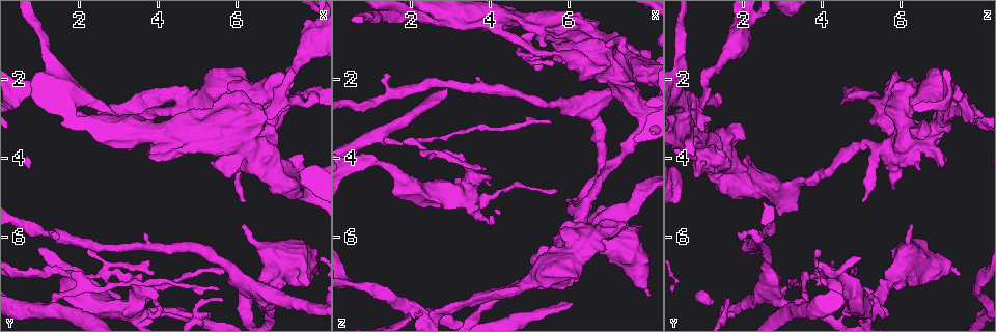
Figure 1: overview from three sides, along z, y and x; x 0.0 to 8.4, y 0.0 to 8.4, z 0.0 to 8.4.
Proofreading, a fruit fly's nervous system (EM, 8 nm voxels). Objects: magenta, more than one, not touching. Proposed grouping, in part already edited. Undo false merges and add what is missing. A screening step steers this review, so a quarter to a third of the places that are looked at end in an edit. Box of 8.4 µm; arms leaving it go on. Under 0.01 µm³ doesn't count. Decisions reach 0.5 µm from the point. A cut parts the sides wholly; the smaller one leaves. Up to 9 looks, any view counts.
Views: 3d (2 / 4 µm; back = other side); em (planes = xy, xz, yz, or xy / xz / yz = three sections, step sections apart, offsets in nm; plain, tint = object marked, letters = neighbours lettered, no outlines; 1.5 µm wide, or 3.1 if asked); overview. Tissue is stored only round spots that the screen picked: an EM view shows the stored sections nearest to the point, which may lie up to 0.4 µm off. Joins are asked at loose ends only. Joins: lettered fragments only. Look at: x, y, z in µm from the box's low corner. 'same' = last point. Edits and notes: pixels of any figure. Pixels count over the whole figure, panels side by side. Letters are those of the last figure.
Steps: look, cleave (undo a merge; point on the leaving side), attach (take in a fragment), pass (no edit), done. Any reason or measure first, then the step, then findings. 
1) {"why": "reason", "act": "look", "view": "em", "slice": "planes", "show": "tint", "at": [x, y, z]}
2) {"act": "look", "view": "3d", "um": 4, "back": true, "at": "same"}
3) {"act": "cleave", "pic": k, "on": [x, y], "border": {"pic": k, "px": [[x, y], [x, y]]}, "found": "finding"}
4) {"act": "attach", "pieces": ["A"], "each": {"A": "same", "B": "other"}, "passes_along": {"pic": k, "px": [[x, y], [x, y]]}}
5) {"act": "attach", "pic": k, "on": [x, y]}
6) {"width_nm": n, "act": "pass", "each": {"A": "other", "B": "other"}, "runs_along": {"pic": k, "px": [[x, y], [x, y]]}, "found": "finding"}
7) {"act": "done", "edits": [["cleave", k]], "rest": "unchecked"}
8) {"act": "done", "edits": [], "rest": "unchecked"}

{"why": "three-way junction", "act": "look", "view": "3d", "um": 4, "at": [6.60, 7.45, 2.85]}

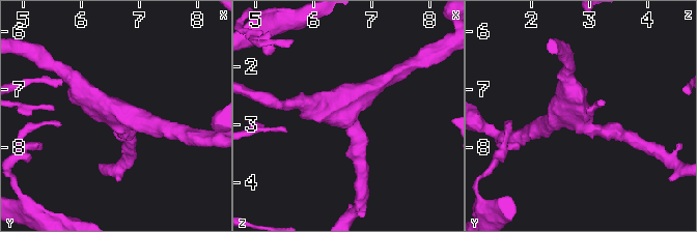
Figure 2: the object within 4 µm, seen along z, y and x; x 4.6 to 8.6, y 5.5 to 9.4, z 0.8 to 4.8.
{"act": "look", "view": "em", "um": 3.1, "slice": "xy", "step": 16, "show": "tint", "at": [6.60, 7.50, 2.85]}

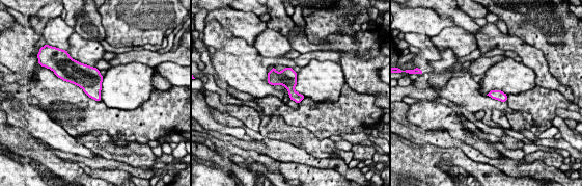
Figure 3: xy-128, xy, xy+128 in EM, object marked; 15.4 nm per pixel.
{"why": "see the neighbours", "act": "look", "view": "em", "um": 3.1, "slice": "xy", "step": 16, "show": "letters", "at": "same"}

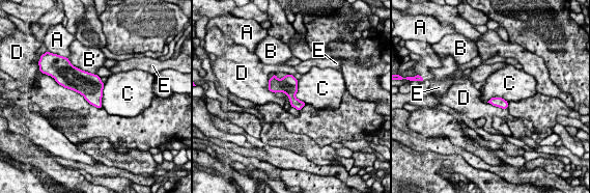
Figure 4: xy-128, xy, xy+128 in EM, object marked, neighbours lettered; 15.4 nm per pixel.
{"act": "pass", "each": {"A": "other", "B": "other", "C": "other", "D": "other", "E": "other"}, "border": {"pic": 4, "px": [[297, 80], [296, 97], [306, 104]]}, "found": "continuous, no second cell"}

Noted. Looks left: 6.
{"why": "narrows sharply", "act": "look", "view": "3d", "um": 2, "at": [2.20, 3.00, 7.85]}

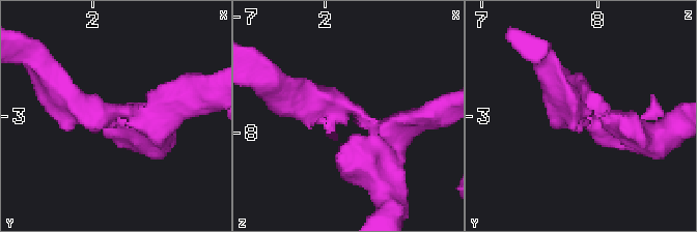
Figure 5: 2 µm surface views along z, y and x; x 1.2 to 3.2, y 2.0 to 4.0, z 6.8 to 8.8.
{"act": "look", "view": "em", "slice": "planes", "show": "letters", "at": [2.22, 3.00, 7.84]}

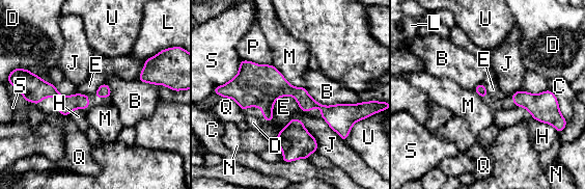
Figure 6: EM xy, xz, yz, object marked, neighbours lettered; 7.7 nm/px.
{"longest_contact_nm": ["B", 460], "act": "pass", "each": {"B": "other", "C": "other", "D": "other", "E": "other", "H": "other", "J": "other", "L": "other", "M": "other", "N": "other", "P": "other", "Q": "other", "S": "other", "U": "other"}, "border": {"pic": 6, "px": [[300, 105], [279, 97], [263, 119]]}, "found": "one cell here"}

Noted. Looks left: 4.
{"why": "free end", "act": "look", "view": "em", "slice": "planes", "show": "letters", "at": [3.70, 5.85, 2.00]}

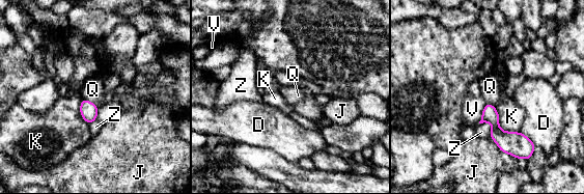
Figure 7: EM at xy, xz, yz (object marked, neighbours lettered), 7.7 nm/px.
{"width_nm": 130, "act": "pass", "each": {"D": "other", "J": "other", "K": "other", "Q": "other", "V": "other", "Z": "other"}, "found": "none of them fits"}

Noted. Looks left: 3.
{"why": "arms part here", "act": "look", "view": "em", "slice": "planes", "show": "tint", "at": [7.20, 4.50, 1.95]}

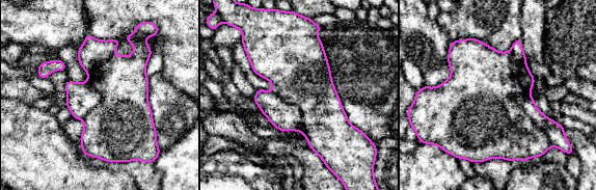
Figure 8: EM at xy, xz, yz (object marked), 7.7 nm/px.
{"act": "look", "view": "em", "slice": "planes", "show": "letters", "at": "same"}

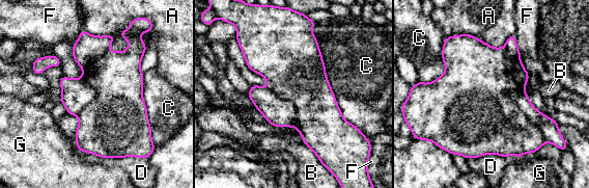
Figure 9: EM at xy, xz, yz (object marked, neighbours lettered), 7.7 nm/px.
{"act": "cleave", "pic": 9, "on": [549, 127], "each": {"A": "other", "B": "other", "C": "other", "D": "other", "F": "other", "G": "other"}, "part_leaving": {"pic": 9, "px": [[512, 95], [543, 125], [543, 130]]}, "found": "a second cell is stuck on"}

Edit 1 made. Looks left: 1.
{"act": "done", "edits": [["cleave", 9]], "rest": "unchecked"}

